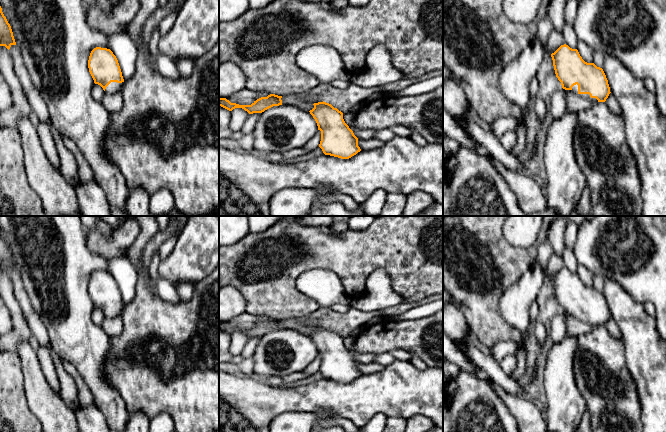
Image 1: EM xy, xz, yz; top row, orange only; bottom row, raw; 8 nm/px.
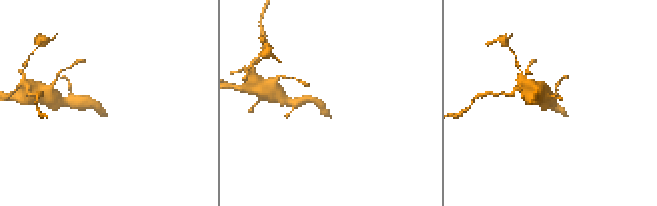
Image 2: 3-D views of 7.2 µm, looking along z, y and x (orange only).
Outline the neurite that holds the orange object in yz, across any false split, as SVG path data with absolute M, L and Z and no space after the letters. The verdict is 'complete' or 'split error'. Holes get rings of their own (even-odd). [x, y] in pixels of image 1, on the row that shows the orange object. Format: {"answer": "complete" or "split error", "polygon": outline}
{"answer": "split error", "polygon": "M566 44L561 45L551 57L563 89L572 90L594 104L606 101L611 92L602 68L585 62L577 49Z"}

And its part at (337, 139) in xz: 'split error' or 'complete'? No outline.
complete

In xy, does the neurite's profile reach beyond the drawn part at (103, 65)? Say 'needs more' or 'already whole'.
needs more

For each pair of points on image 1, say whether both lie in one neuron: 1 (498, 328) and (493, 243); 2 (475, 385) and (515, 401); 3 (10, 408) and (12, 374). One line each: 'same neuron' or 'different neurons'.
1: same neuron
2: different neurons
3: same neuron

